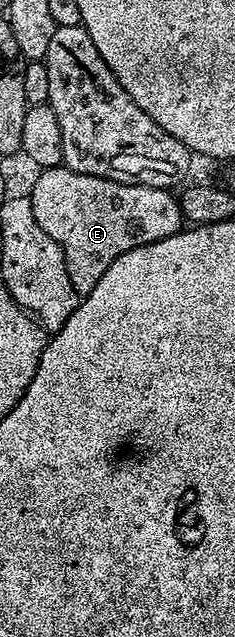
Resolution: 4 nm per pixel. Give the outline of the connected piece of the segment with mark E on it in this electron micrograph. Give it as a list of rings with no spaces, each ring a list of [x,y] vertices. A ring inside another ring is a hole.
[[[63,165],[43,168],[30,198],[35,221],[38,221],[43,232],[61,247],[70,284],[80,297],[88,295],[90,289],[98,285],[102,273],[106,273],[106,269],[110,269],[110,265],[114,265],[114,261],[122,257],[122,253],[130,253],[130,249],[138,249],[154,241],[162,241],[181,231],[186,223],[183,213],[180,212],[180,200],[171,190],[90,177]]]

